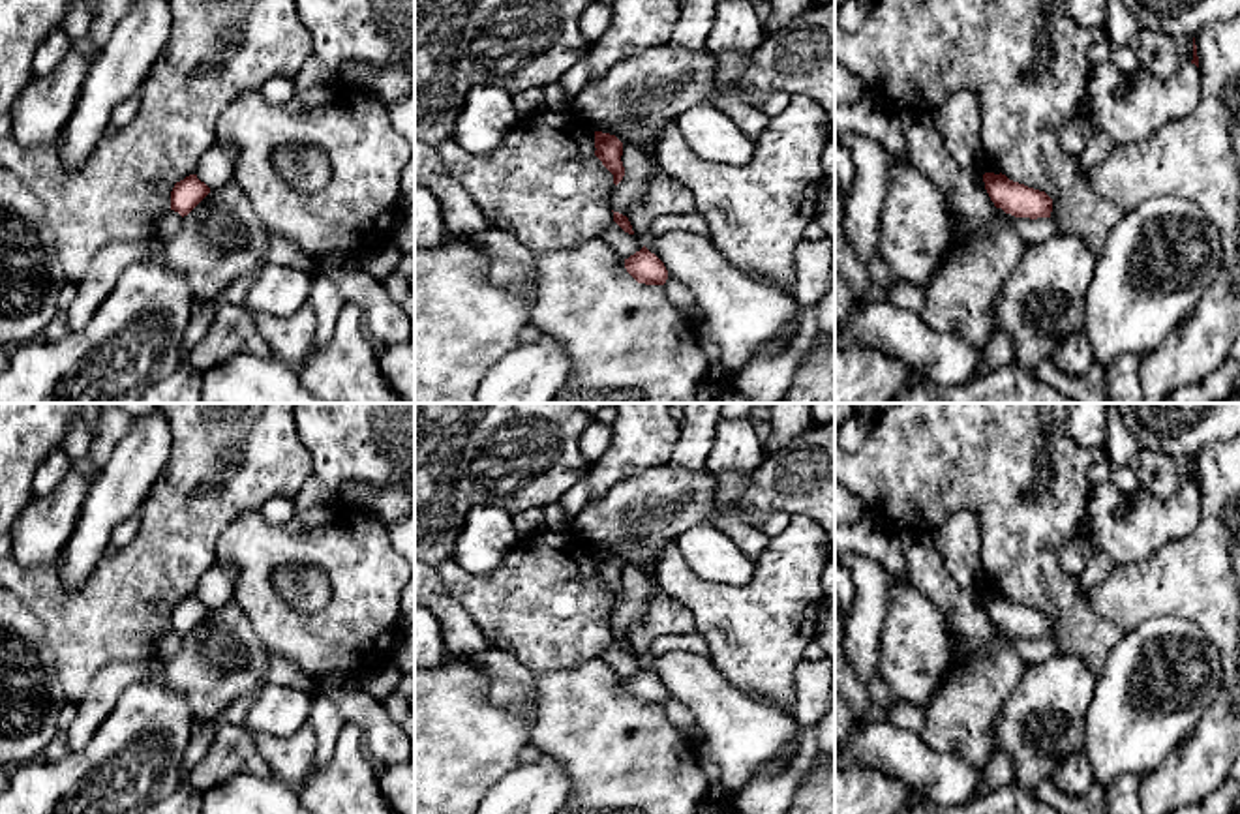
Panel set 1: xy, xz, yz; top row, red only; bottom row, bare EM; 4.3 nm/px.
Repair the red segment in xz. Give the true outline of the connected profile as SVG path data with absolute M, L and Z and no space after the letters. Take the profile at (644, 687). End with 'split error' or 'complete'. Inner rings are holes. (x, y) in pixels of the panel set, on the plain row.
M645 666L625 679L625 688L638 703L664 705L668 700L668 690L664 683Z; complete

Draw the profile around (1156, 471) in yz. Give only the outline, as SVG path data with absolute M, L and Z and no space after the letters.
M1141 448L1131 467L1135 469L1139 488L1154 497L1172 497L1182 484L1174 460L1163 452Z

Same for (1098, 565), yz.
M1099 548L1088 550L1088 561L1084 570L1079 574L1081 593L1090 602L1092 587L1101 583L1109 570L1114 566L1114 561Z

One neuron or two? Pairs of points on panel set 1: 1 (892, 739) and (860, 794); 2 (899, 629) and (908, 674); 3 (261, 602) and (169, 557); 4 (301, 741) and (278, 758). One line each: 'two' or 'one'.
1: two
2: one
3: two
4: one

